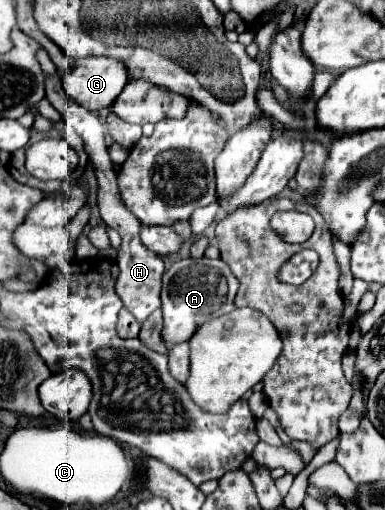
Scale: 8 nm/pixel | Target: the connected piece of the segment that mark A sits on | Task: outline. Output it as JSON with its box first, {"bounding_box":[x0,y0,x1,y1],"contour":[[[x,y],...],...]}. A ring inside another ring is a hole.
{"bounding_box":[161,258,239,348],"contour":[[[185,258],[175,262],[165,274],[163,274],[163,286],[161,286],[161,302],[163,302],[163,340],[167,342],[167,348],[173,344],[189,340],[197,328],[203,322],[209,322],[225,312],[235,310],[235,294],[239,290],[239,282],[229,270],[229,266],[217,258]]]}

